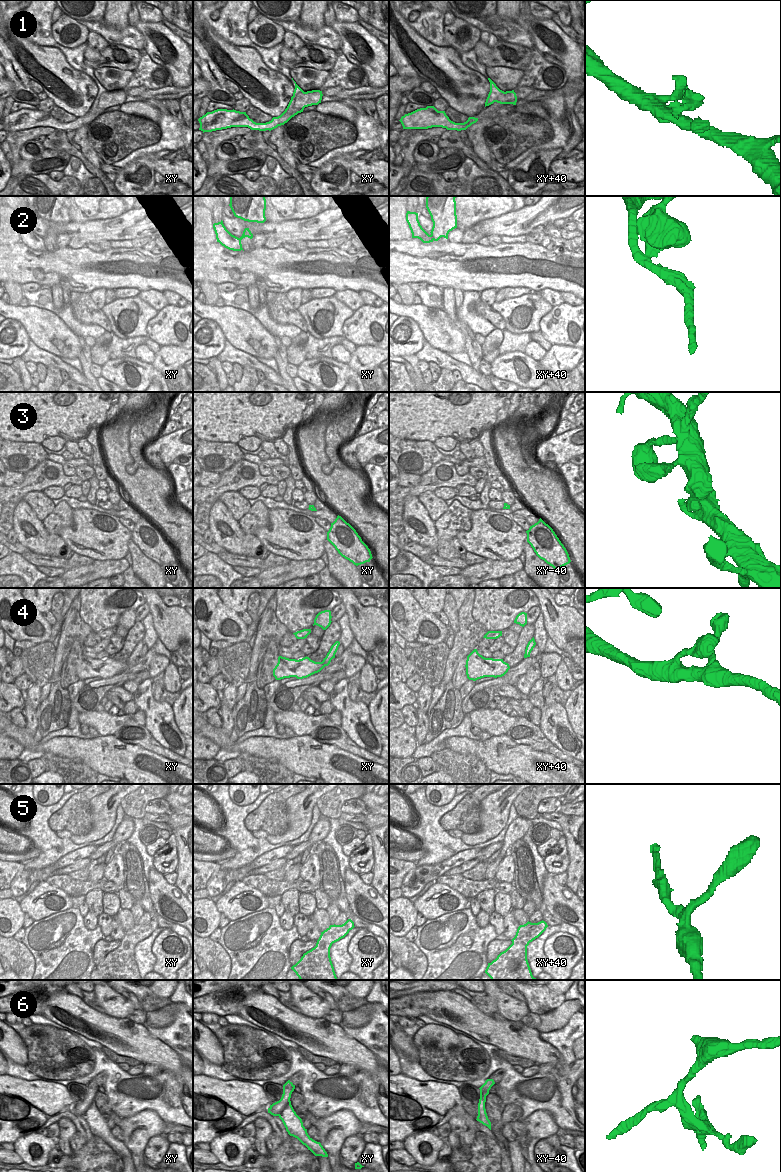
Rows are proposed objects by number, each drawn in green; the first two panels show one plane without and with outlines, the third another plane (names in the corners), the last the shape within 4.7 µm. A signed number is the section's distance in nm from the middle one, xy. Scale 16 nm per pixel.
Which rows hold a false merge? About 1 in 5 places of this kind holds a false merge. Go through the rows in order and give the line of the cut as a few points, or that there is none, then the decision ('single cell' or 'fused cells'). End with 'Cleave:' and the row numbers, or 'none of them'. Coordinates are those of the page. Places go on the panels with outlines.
1: no cut; single cell
2: cut in xy+40 along (430, 235), (434, 239); fused cells
3: no cut; single cell
4: no cut; single cell
5: no cut; single cell
6: cut in xy along (290, 1096), (279, 1116); fused cells
Cleave: 2, 6

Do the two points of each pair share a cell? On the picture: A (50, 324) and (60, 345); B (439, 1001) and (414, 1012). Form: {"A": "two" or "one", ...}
{"A": "one", "B": "two"}

